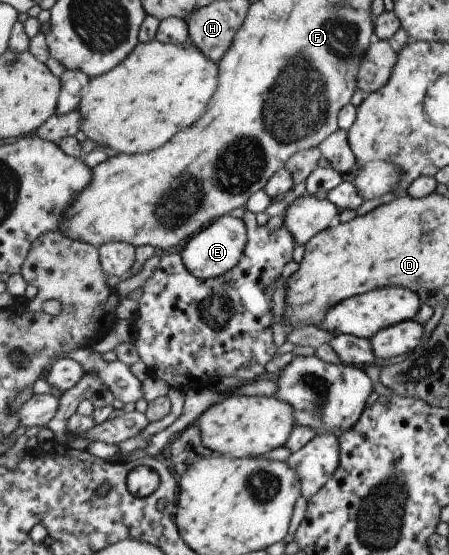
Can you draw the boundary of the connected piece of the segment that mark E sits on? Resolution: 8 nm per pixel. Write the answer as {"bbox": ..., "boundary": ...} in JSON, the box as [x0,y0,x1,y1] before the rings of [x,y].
{"bbox":[181,216,248,280],"boundary":[[[225,216],[217,219],[217,222],[209,225],[200,234],[195,235],[181,253],[185,265],[192,272],[192,275],[198,279],[207,280],[228,274],[229,271],[233,270],[244,258],[247,246],[248,225],[243,219]]]}

